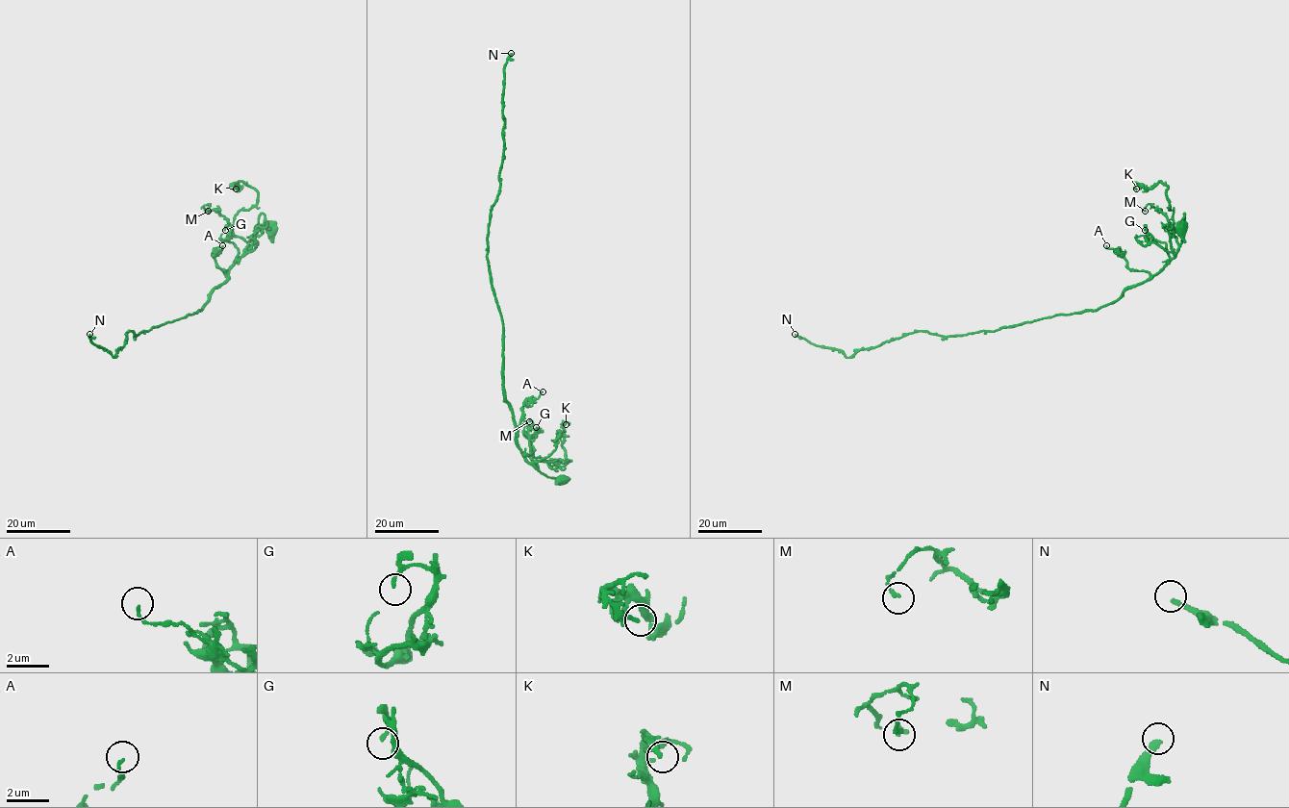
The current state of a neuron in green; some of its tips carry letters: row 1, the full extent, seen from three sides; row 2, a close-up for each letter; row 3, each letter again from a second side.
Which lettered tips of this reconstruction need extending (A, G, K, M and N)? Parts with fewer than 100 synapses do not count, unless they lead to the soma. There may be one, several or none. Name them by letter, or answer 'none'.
N

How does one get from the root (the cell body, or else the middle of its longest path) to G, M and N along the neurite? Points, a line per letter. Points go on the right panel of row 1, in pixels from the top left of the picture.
G: (1179, 226), (1184, 214), (1182, 239), (1173, 258), (1165, 243), (1155, 240), (1146, 226), (1145, 230)
M: (1179, 226), (1184, 214), (1180, 244), (1161, 210), (1148, 204), (1145, 211)
N: (1179, 226), (1184, 214), (1175, 257), (1095, 310), (964, 335), (915, 331), (849, 357), (795, 334)

